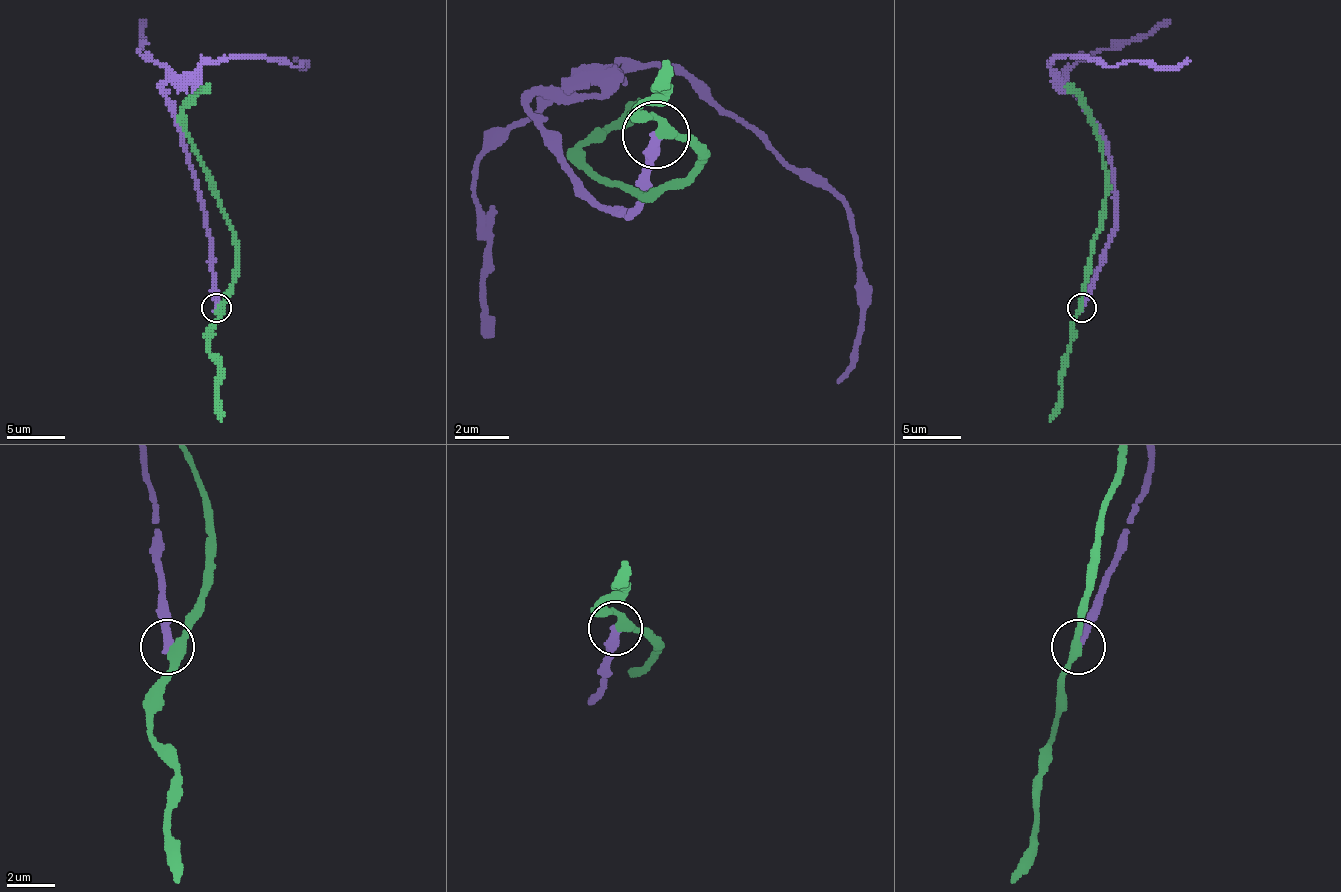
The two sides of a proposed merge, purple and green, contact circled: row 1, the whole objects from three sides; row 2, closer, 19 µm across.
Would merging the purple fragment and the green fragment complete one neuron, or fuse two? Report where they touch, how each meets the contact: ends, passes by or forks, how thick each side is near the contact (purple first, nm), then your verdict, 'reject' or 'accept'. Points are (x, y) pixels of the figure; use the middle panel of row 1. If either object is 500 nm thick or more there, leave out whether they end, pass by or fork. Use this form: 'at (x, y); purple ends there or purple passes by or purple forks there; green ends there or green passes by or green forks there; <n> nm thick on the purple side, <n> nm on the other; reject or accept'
at (655, 135); purple ends there; green passes by; 320 nm thick on the purple side, 360 nm on the other; reject

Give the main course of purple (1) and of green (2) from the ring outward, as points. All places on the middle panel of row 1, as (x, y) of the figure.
1: (654, 136), (607, 210), (533, 110), (681, 69), (808, 170), (855, 224), (835, 385)
2: (660, 136), (694, 150), (701, 163), (654, 197), (607, 184), (586, 163), (580, 150), (640, 96)

